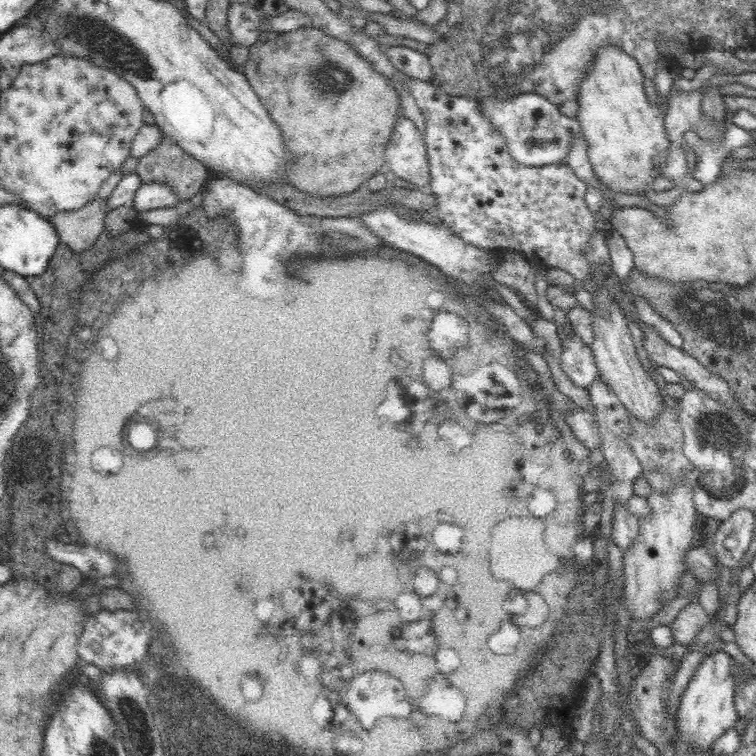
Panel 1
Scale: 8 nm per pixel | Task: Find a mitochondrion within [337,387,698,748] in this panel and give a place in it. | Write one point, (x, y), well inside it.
(557, 710)

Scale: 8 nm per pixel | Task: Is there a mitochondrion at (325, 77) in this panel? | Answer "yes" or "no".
yes

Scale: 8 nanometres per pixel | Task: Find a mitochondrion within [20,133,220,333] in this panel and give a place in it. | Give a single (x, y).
(82, 267)

